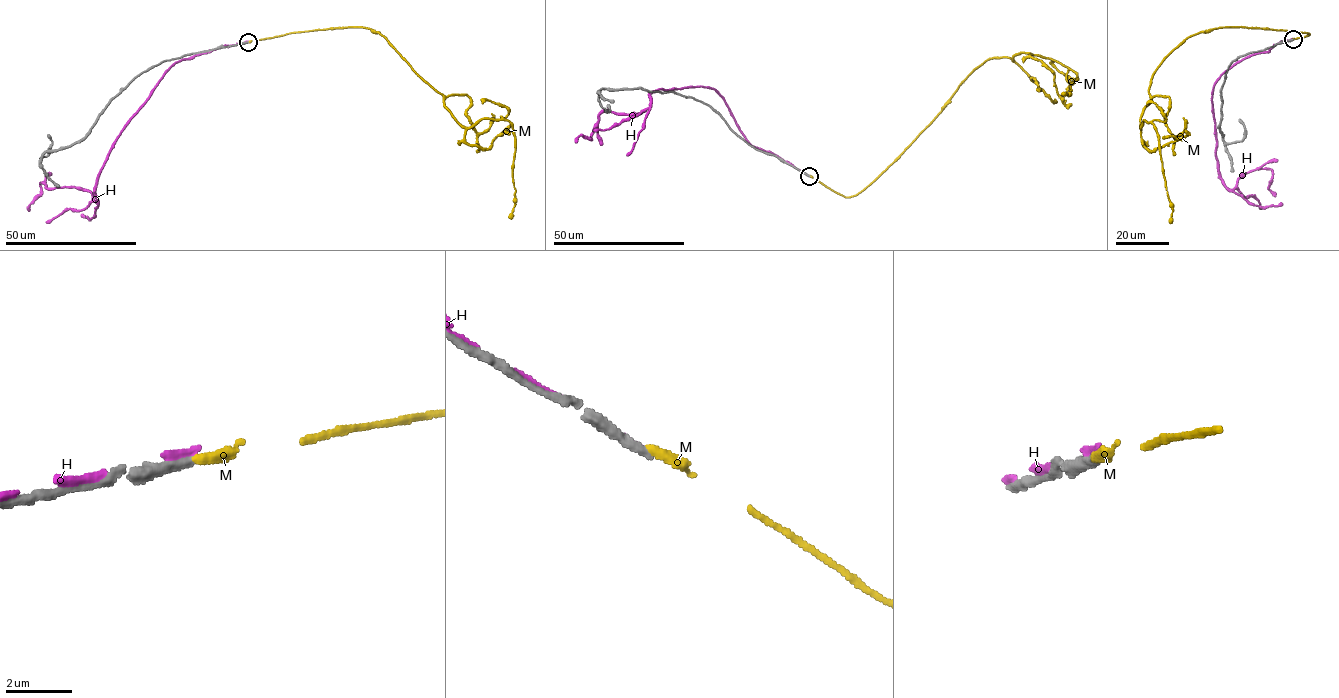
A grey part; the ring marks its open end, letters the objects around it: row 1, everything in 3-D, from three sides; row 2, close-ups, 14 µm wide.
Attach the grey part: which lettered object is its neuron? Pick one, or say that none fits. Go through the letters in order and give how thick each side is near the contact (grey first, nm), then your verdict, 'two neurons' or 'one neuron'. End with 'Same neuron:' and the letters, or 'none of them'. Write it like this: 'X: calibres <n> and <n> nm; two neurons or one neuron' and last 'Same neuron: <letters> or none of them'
H: calibres 380 and 240 nm; two neurons
M: calibres 320 and 300 nm; two neurons
Same neuron: none of them

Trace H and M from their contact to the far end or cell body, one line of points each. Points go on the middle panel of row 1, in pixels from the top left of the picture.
H: (807, 175), (754, 147), (724, 98), (704, 86), (659, 89), (637, 113), (604, 110), (590, 139), (576, 142)
M: (809, 175), (845, 197), (857, 195), (991, 58), (1023, 52), (1055, 60), (1078, 78), (1069, 95), (1062, 93)

